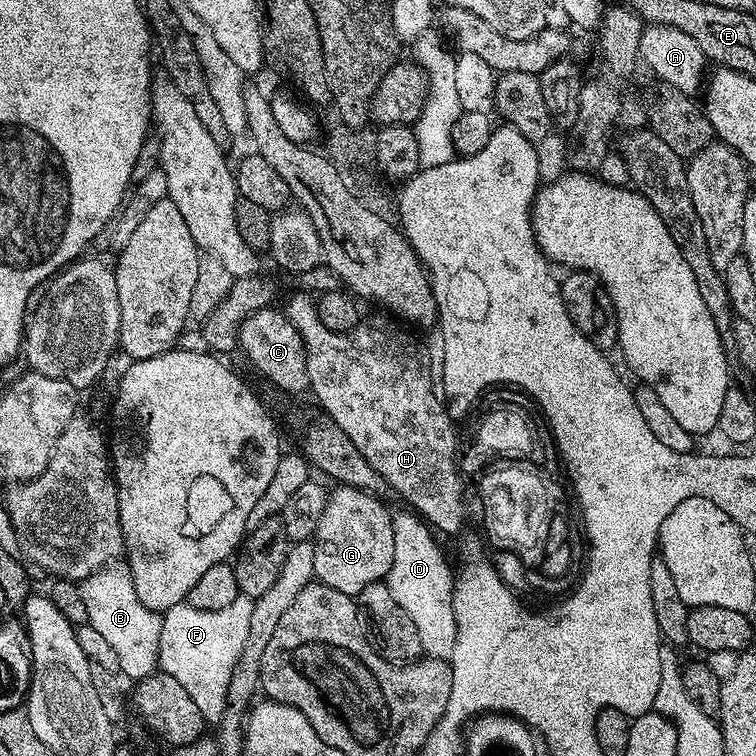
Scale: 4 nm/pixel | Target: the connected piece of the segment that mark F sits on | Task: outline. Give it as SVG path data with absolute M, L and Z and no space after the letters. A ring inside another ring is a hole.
M239 596L223 610L198 610L185 602L163 613L159 671L170 674L170 678L175 678L182 690L194 698L205 721L219 722L224 717L230 678L250 634L250 614L254 614L252 601L253 597Z

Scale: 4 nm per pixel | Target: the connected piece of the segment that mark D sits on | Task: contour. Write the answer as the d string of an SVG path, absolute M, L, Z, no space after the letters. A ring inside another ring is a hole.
M415 511L396 512L392 517L394 526L394 562L390 566L386 583L398 606L418 629L422 638L422 653L434 660L451 661L456 641L454 622L453 569L448 569L448 560L436 542L433 529ZM433 536L433 537L432 537Z

